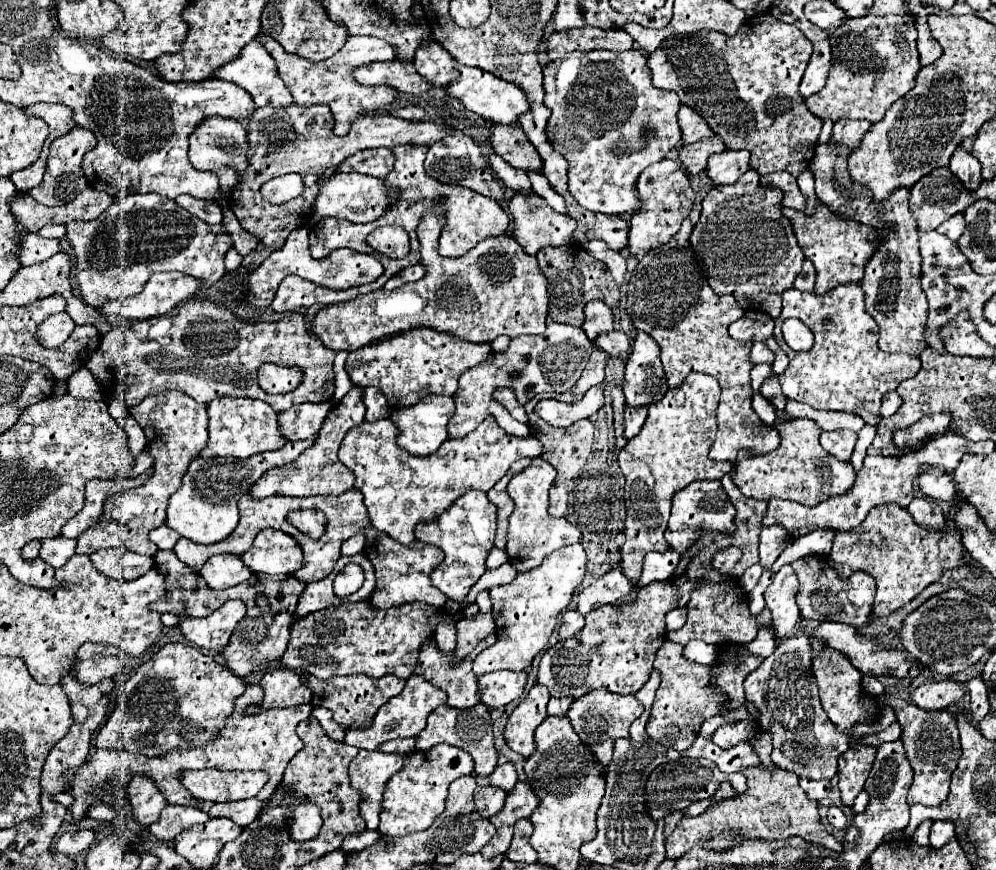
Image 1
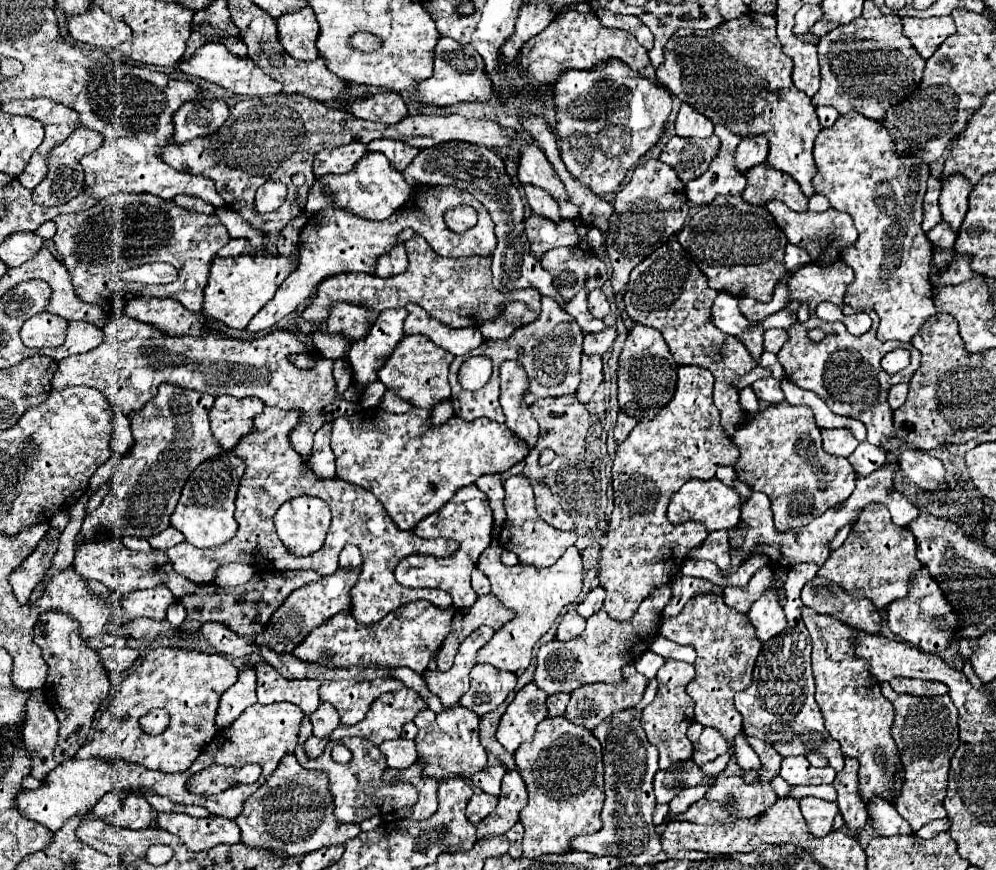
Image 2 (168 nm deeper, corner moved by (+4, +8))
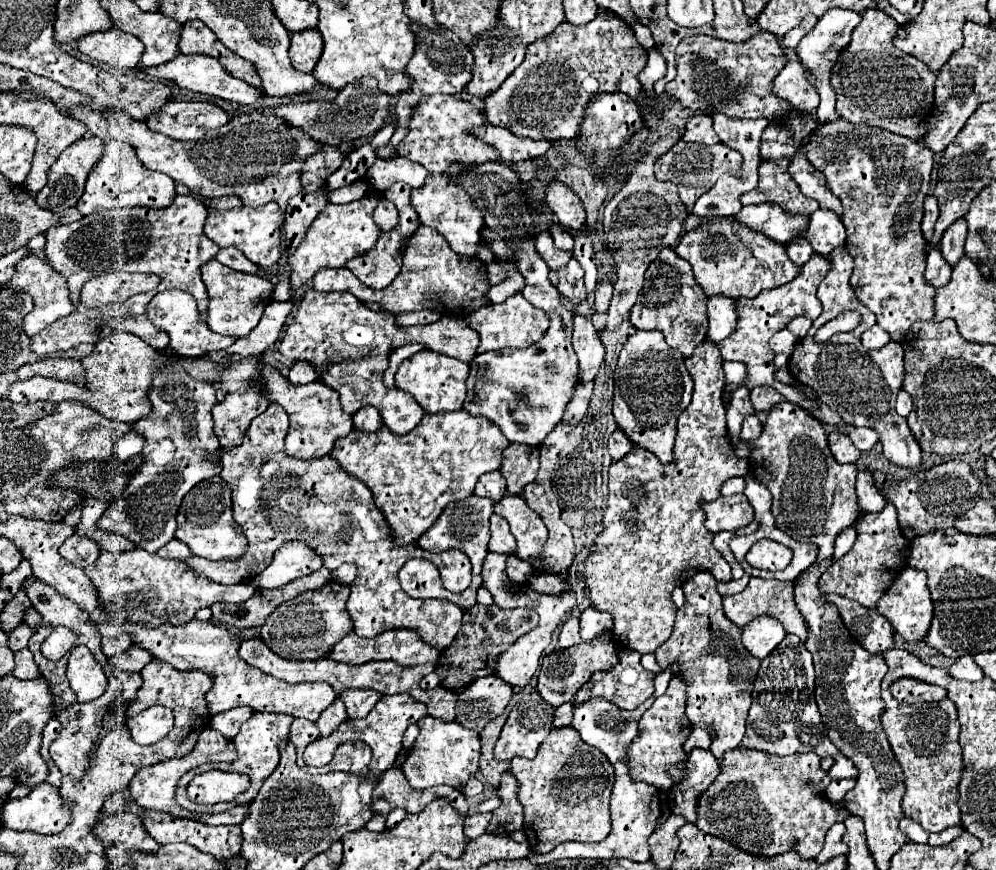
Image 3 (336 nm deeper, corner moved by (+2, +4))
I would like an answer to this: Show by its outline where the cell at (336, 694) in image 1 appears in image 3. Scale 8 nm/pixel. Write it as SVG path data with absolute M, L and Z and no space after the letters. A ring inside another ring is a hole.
M348 689L340 695L340 699L344 701L346 709L348 709L348 717L350 719L362 719L366 717L372 707L380 701L382 693L370 691L370 689Z

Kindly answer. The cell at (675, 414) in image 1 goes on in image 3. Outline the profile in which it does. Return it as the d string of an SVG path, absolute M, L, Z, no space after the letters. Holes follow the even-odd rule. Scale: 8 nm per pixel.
M704 341L696 347L696 353L686 359L686 367L694 379L692 403L678 419L678 435L674 445L674 461L662 465L650 451L634 447L626 457L612 463L608 479L608 509L602 517L602 533L594 539L588 559L584 561L584 583L590 605L606 611L614 617L614 635L618 641L638 653L656 651L672 633L676 619L676 607L670 593L684 585L688 577L698 571L710 571L718 581L730 581L730 565L714 549L714 535L704 527L702 501L714 501L720 497L720 487L732 477L744 477L748 473L748 461L734 455L728 429L726 429L726 407L722 401L724 371L722 357L714 343Z

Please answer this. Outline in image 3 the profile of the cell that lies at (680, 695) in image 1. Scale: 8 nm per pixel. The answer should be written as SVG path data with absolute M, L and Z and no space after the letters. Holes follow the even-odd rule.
M672 677L666 695L658 697L652 707L638 719L638 737L632 739L632 745L628 745L628 773L632 773L634 781L654 785L658 791L668 791L672 787L672 779L664 771L668 765L678 765L680 761L684 761L682 745L692 731L692 723L684 713L684 691L684 681L680 677Z

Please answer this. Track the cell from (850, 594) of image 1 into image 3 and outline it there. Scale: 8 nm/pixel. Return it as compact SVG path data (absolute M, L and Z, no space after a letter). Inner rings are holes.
M826 595L826 601L840 609L844 625L868 653L882 655L894 647L894 629L876 609L866 609L840 595Z

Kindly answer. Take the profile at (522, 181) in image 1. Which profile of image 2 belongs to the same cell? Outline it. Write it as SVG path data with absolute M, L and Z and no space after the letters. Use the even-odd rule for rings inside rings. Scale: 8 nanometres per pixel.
M522 185L522 189L524 189L524 197L528 199L530 209L532 209L536 215L548 217L548 219L552 219L552 221L560 221L558 205L556 205L556 201L554 201L544 189L538 189L538 187L534 187L534 185Z

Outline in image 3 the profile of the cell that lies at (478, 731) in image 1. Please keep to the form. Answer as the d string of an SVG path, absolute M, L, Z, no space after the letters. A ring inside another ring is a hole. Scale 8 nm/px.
M422 717L418 721L420 735L414 741L414 747L408 751L408 759L402 765L404 777L408 777L408 783L414 789L428 789L434 785L452 785L458 787L460 783L474 777L478 771L478 759L480 759L480 737L476 731L462 727L460 723L444 723L436 717Z

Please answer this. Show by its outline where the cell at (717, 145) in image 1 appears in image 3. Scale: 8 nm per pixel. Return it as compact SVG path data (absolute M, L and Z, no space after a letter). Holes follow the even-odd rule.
M678 141L666 155L662 155L656 163L654 163L654 175L658 181L672 181L678 185L678 195L680 201L686 205L686 211L692 213L692 205L696 203L696 199L706 193L708 189L712 189L712 185L724 175L736 175L740 177L740 169L742 169L742 157L738 151L728 149L726 145L718 143L718 145L698 145L698 143L686 143L686 141Z

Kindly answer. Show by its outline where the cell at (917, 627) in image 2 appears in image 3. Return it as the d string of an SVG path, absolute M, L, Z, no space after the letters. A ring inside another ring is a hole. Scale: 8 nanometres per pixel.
M904 567L900 571L900 577L894 581L892 589L888 589L888 593L884 593L884 597L876 603L876 609L892 623L894 631L906 641L922 641L932 621L932 599L926 587L926 573L912 567Z

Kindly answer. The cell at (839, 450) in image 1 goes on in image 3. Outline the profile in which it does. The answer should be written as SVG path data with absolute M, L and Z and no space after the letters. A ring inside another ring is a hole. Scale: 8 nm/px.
M828 433L828 445L838 463L856 463L860 457L860 451L856 449L856 445L852 445L848 435Z

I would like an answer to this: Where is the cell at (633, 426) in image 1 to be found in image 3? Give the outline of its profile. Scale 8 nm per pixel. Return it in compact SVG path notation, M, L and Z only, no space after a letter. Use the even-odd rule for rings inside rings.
M616 429L608 439L608 453L612 461L620 461L630 449L632 449L632 443L628 441L628 437L620 429Z

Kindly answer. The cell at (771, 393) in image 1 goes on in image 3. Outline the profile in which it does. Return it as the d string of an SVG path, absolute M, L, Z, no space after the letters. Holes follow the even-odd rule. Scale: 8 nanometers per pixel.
M768 385L752 389L750 399L752 399L752 405L754 405L756 411L768 411L768 409L772 409L776 403L786 401L784 395L780 395L774 387L768 387Z

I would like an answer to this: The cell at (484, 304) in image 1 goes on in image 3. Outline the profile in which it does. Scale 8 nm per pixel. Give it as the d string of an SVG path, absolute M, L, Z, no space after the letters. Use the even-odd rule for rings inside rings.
M418 227L416 233L408 241L408 249L404 253L404 267L400 275L382 291L374 291L360 283L352 271L348 269L320 269L312 279L316 291L348 291L360 301L372 301L382 305L388 313L408 313L408 311L438 311L442 315L458 315L466 317L470 311L490 303L484 293L488 291L486 267L480 259L460 257L452 253L444 237L436 233L436 229Z

